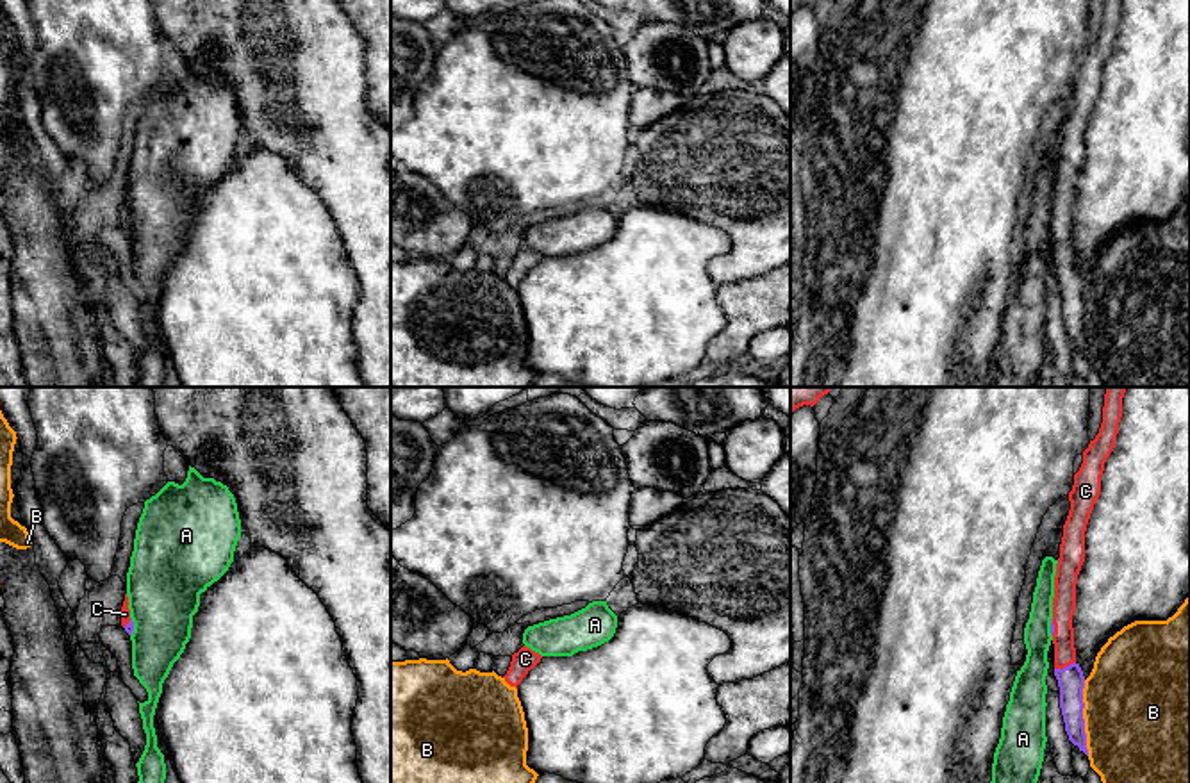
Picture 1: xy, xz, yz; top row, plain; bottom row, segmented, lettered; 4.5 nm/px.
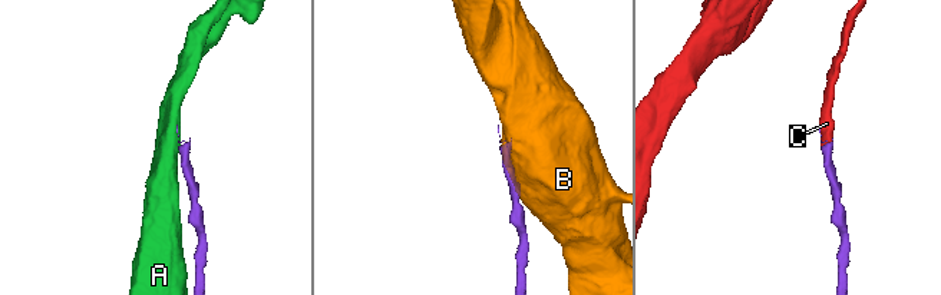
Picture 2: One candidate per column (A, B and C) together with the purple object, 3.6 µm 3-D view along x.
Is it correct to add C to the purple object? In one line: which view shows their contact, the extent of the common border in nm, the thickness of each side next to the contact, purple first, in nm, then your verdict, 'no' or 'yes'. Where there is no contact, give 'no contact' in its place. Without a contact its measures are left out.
yz | 100 nm | 120/100 nm | yes

